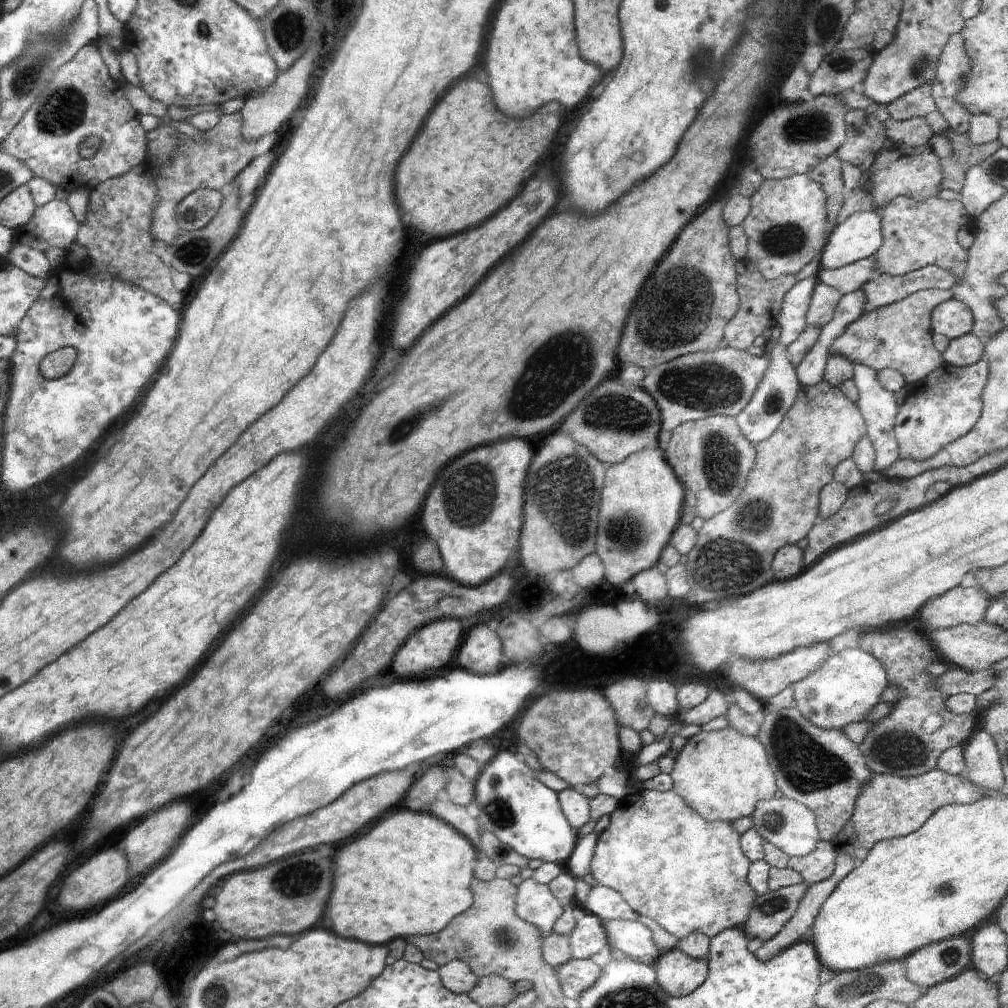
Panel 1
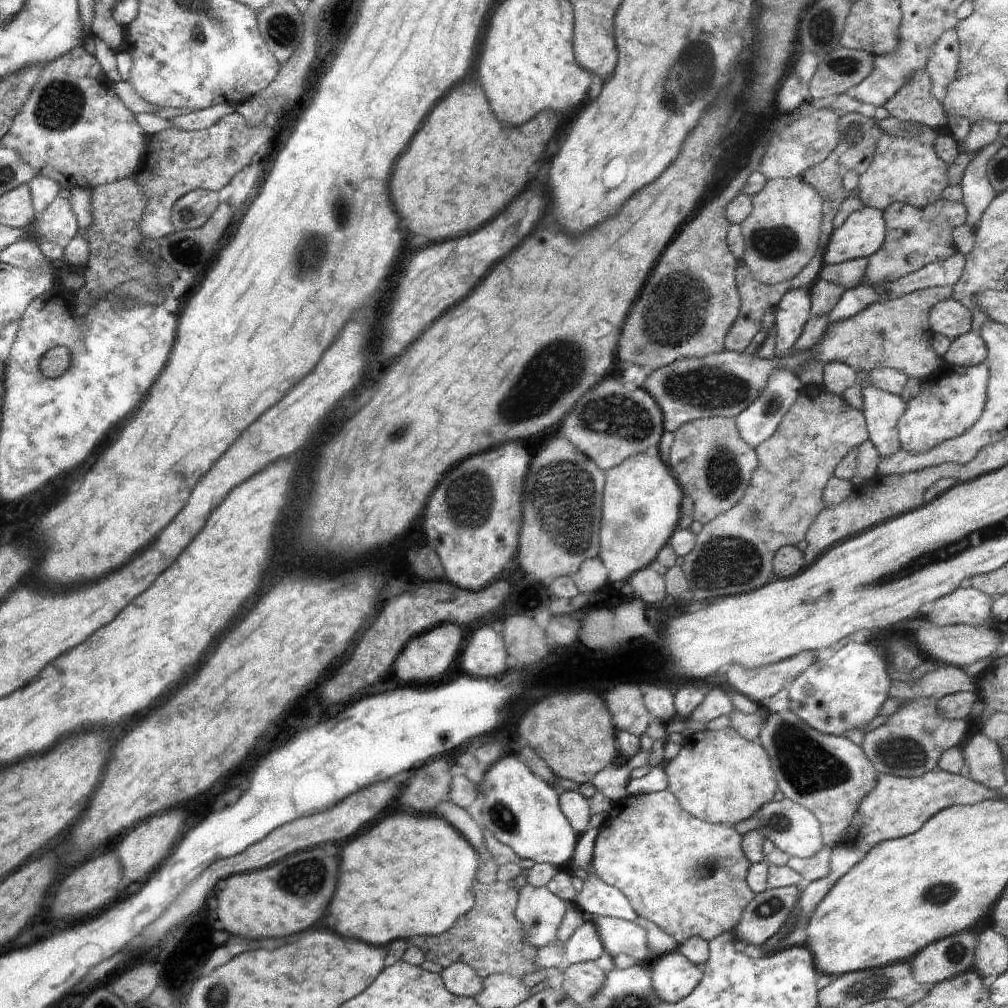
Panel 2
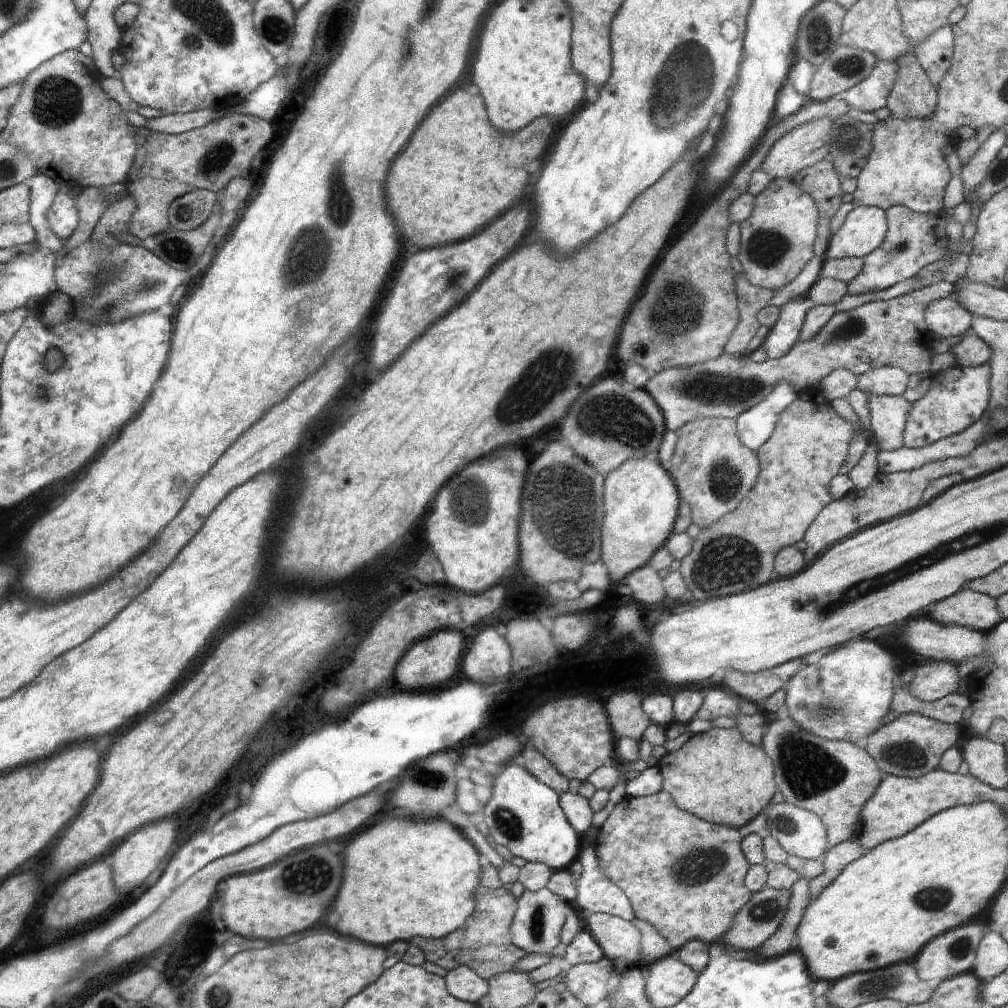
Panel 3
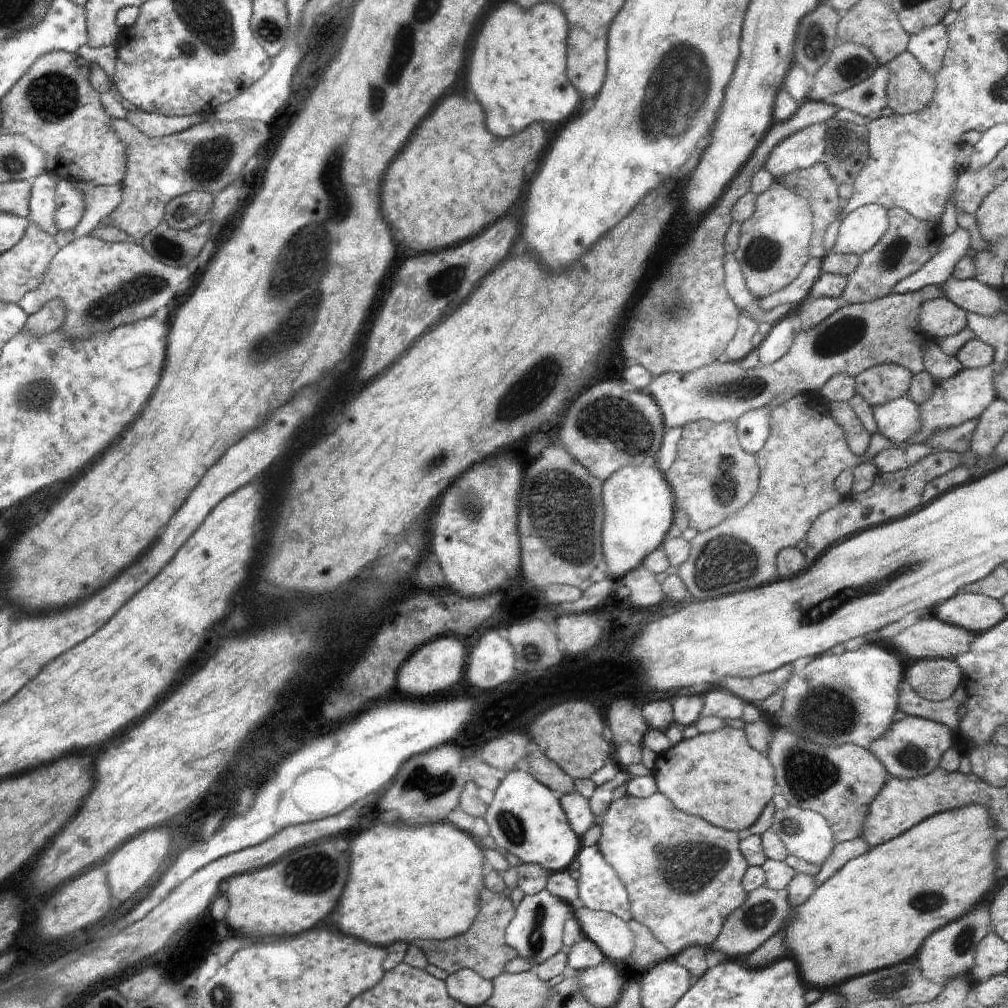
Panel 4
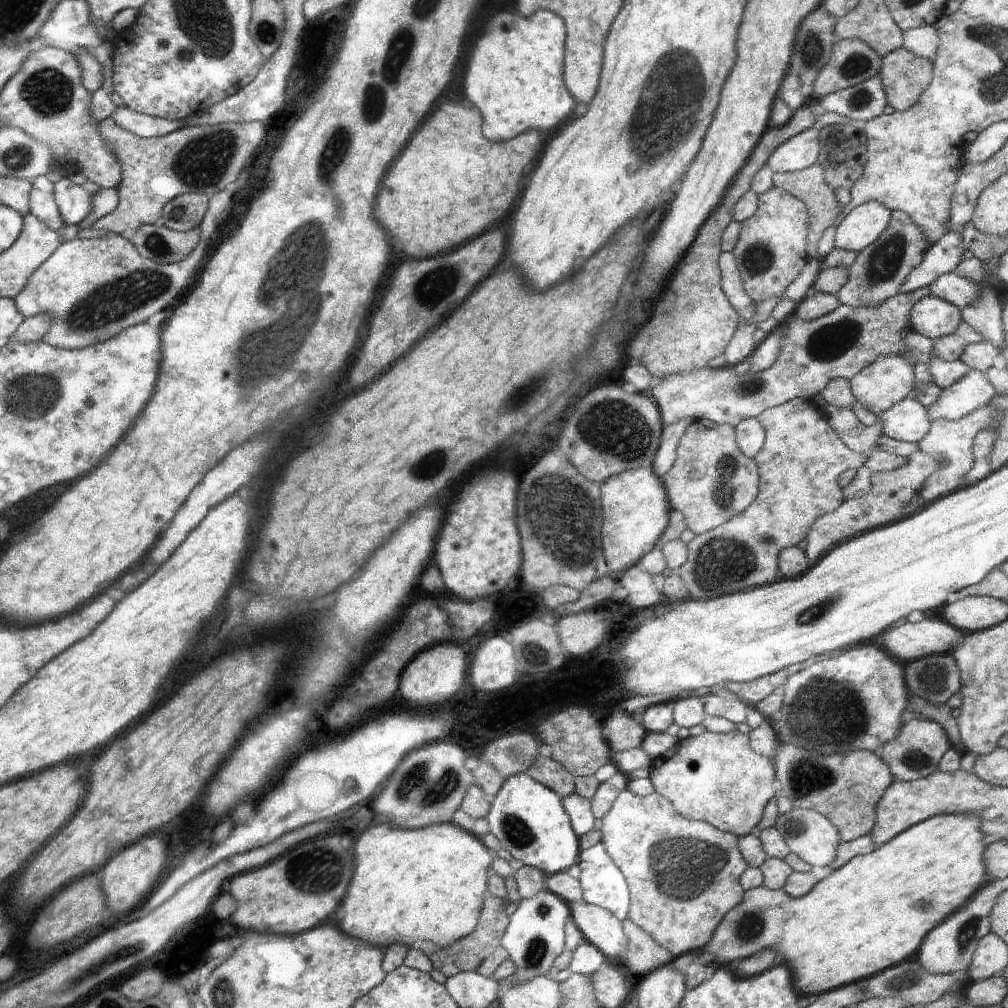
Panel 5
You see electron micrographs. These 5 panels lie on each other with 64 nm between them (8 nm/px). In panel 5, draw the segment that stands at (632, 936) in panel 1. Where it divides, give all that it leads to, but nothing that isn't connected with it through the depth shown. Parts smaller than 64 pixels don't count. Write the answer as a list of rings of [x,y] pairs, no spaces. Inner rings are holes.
[[[586,902],[570,906],[572,919],[584,934],[584,938],[608,958],[624,956],[628,937],[623,929],[622,920],[602,907]]]

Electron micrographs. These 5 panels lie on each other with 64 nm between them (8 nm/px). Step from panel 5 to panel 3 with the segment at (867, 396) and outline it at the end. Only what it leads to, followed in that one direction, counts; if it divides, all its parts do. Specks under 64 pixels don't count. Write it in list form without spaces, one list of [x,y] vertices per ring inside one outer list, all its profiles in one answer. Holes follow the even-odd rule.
[[[878,367],[860,373],[857,386],[870,398],[872,395],[901,395],[908,386],[910,374],[898,367]]]

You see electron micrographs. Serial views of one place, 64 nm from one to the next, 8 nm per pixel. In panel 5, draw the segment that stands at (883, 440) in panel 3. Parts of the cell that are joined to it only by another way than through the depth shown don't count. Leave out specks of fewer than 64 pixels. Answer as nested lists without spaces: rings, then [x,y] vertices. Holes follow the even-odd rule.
[[[913,396],[904,397],[877,417],[884,436],[909,443],[920,441],[932,426],[925,406]]]

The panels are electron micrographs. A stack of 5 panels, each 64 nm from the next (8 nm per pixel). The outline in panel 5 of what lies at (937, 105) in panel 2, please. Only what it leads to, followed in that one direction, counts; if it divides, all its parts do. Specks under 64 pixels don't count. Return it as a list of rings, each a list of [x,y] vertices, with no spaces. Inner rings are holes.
[[[902,47],[882,58],[879,74],[895,111],[914,107],[933,79],[933,64]]]

